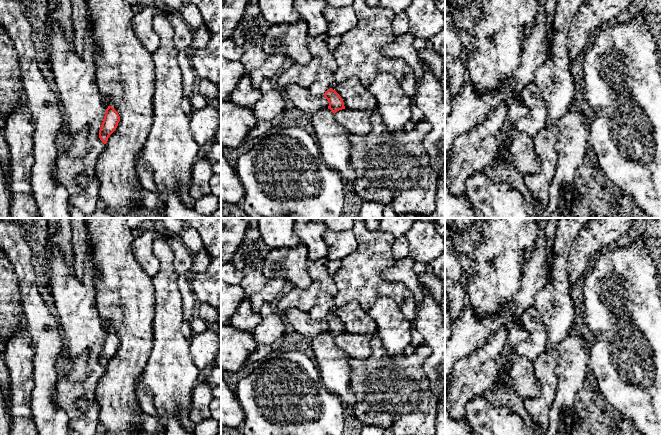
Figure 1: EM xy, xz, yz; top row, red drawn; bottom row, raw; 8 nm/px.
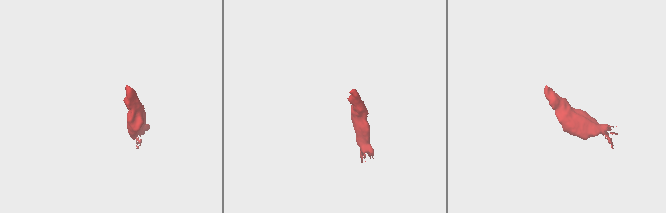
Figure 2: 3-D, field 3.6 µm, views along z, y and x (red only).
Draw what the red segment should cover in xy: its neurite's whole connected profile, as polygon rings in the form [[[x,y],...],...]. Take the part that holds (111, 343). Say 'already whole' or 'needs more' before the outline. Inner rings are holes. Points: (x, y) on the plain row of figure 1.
already whole | [[[108,330],[99,354],[99,362],[104,368],[107,367],[109,360],[116,354],[119,345],[120,340],[117,335],[112,330]]]

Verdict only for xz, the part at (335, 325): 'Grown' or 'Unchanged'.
Grown

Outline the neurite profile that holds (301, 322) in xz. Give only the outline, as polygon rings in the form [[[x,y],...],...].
[[[289,308],[285,311],[285,315],[294,331],[310,340],[329,330],[328,324],[324,320],[311,319],[308,312],[297,308]]]

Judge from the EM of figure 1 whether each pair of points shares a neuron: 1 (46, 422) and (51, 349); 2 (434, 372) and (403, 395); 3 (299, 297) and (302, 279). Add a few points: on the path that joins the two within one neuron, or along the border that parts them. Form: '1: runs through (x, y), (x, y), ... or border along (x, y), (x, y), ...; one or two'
1: runs through (45, 404), (45, 367); one
2: border along (430, 354), (424, 362), (424, 373), (434, 395); two
3: border along (313, 282), (306, 288), (295, 287); two

